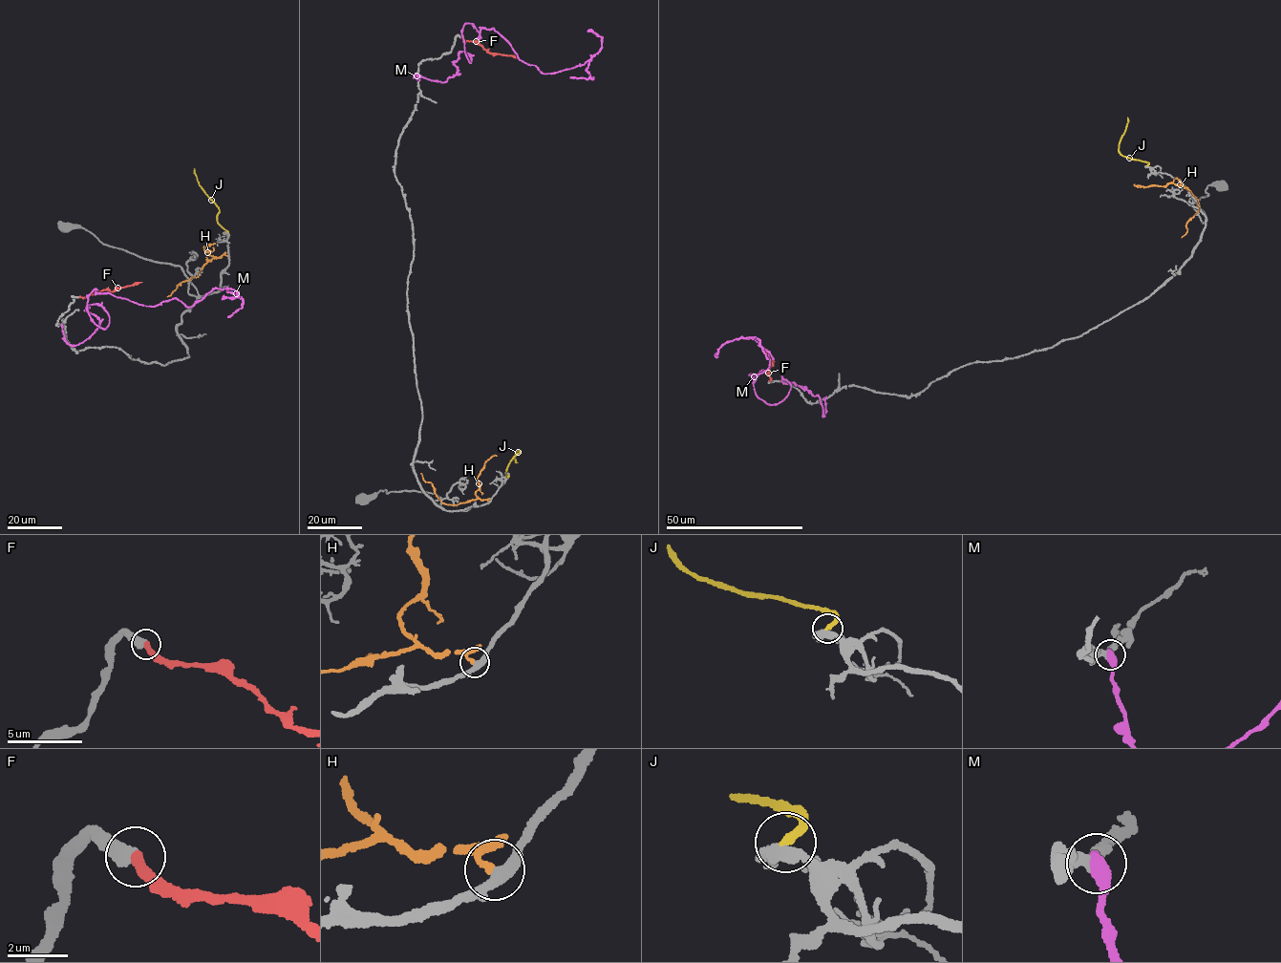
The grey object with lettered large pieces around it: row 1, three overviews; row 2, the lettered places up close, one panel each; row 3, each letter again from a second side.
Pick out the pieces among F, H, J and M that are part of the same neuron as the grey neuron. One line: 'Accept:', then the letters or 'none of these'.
Accept: F

